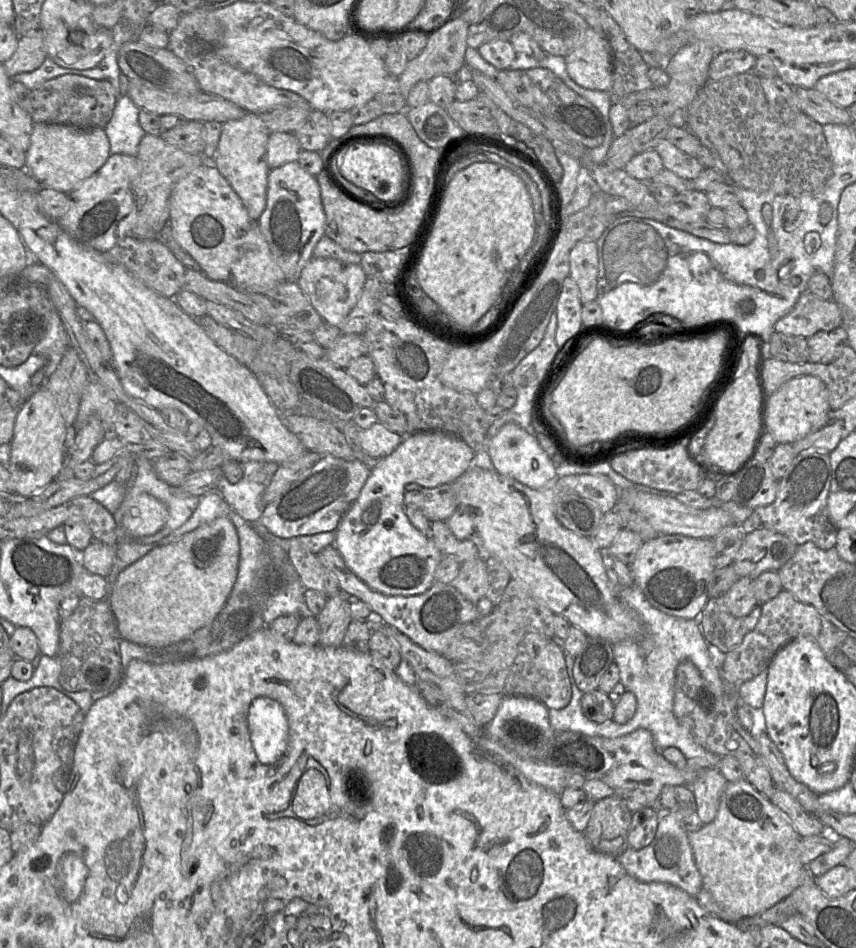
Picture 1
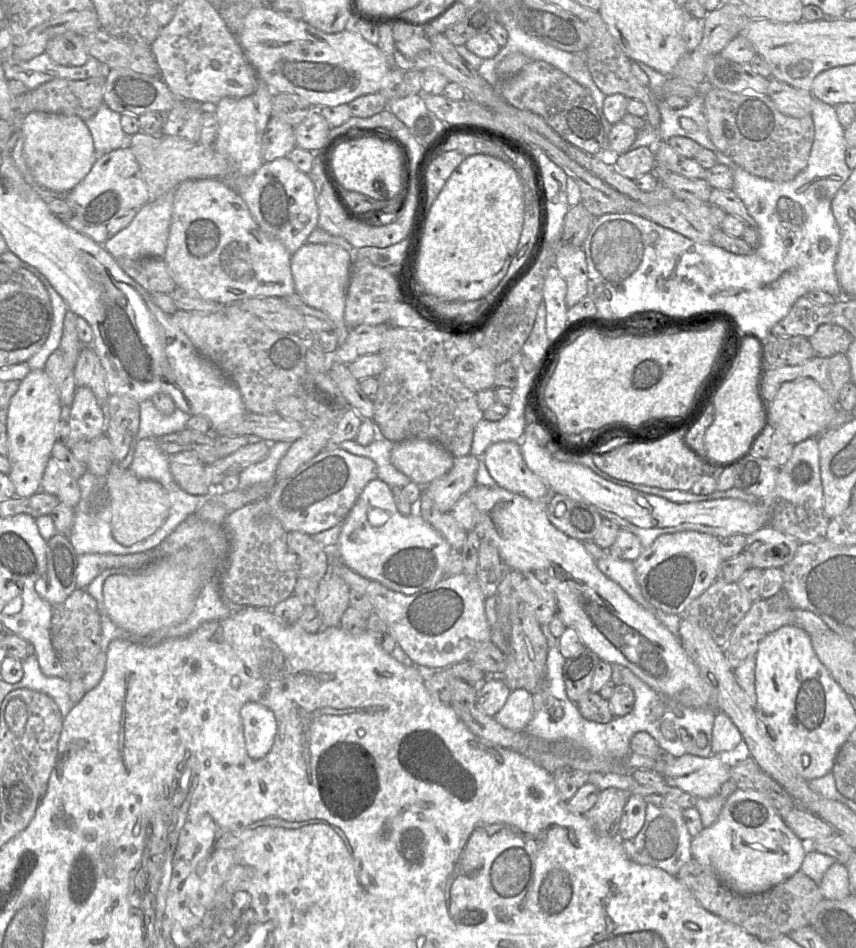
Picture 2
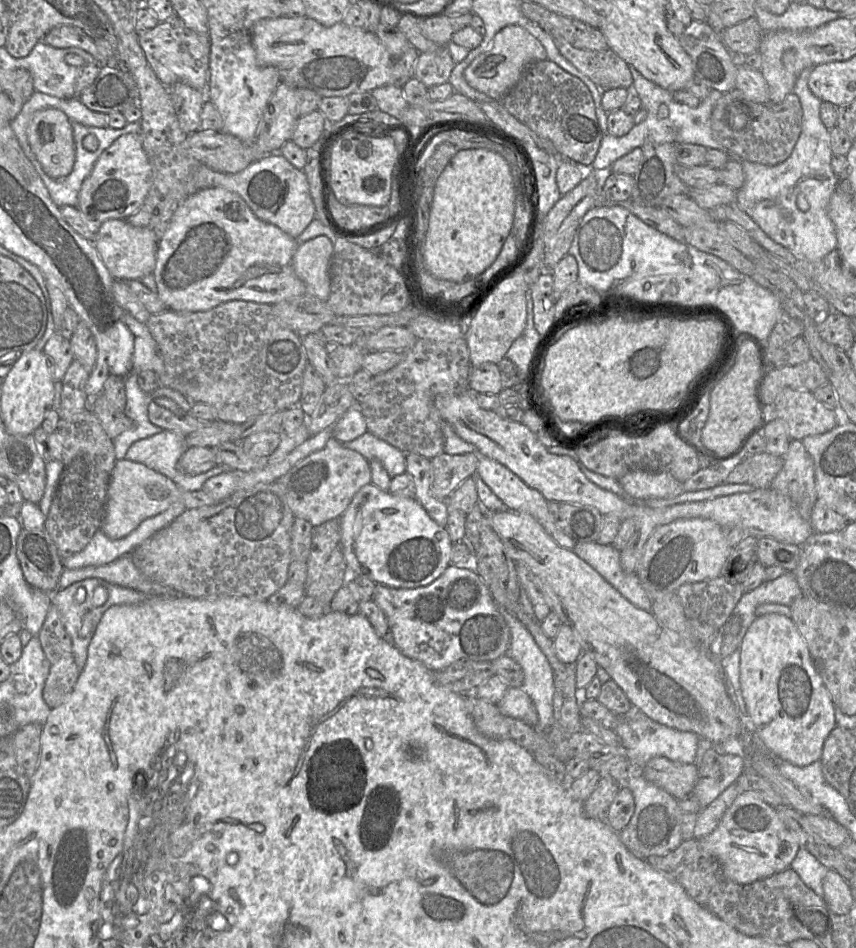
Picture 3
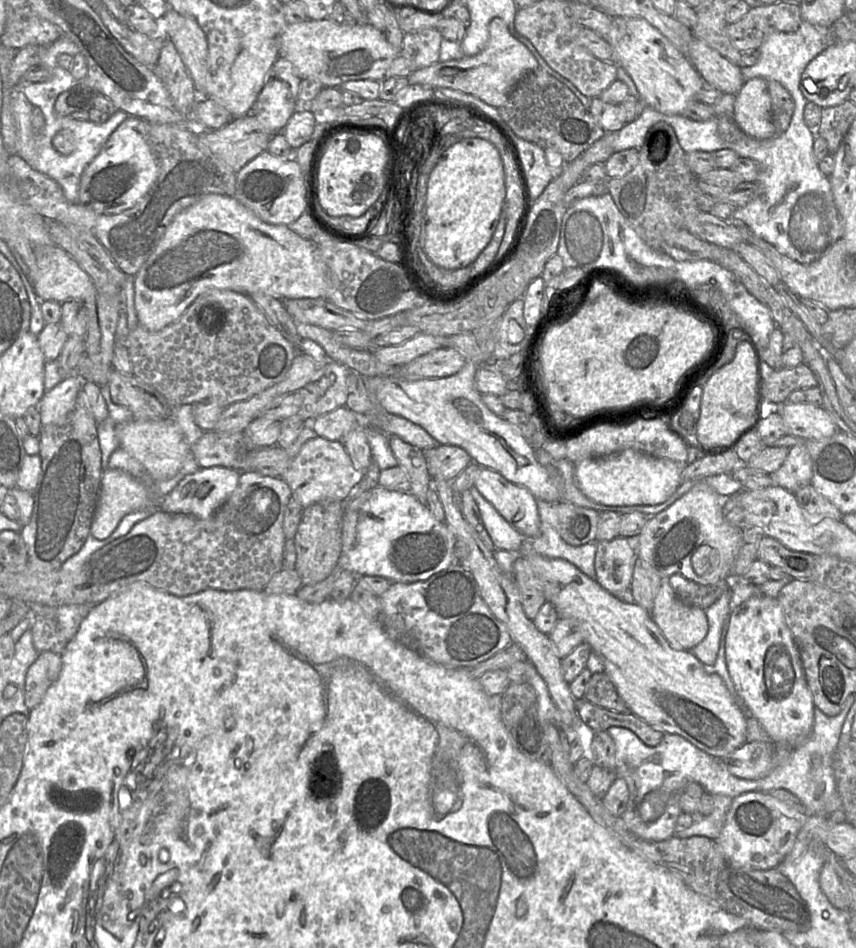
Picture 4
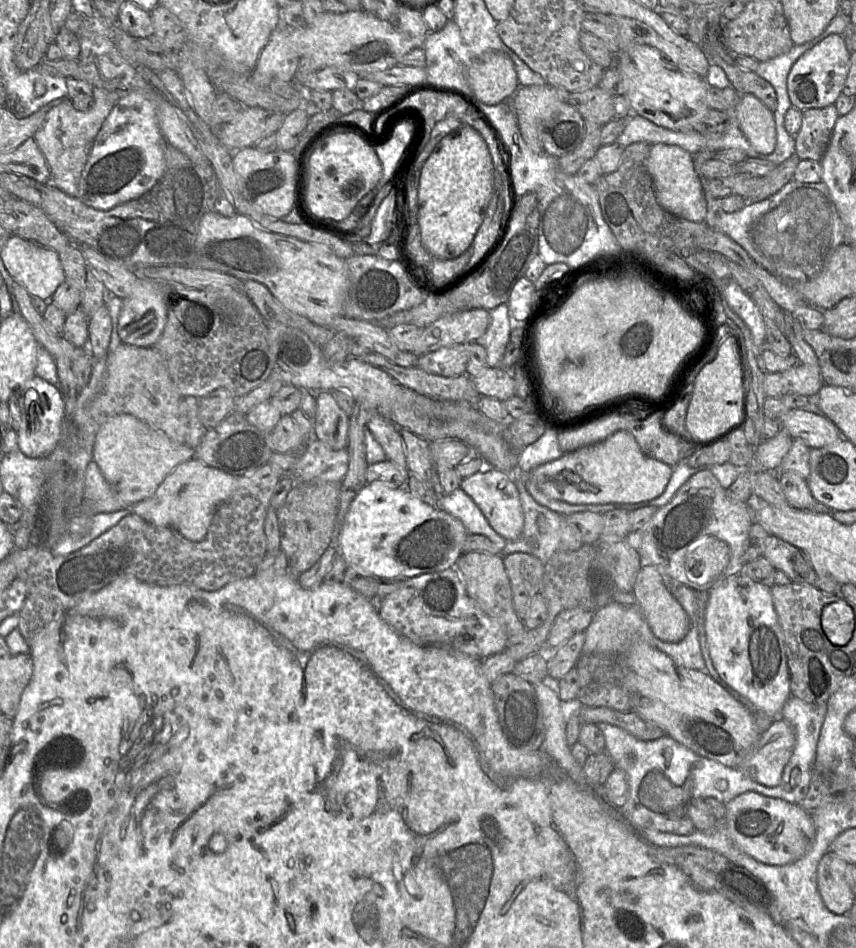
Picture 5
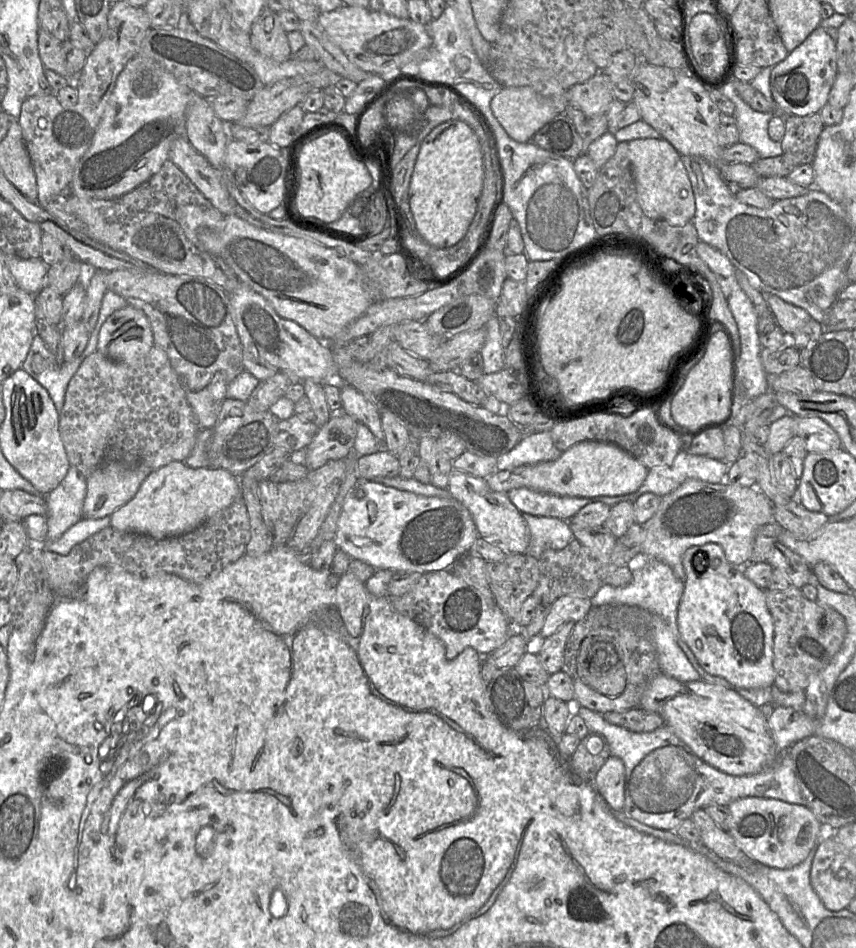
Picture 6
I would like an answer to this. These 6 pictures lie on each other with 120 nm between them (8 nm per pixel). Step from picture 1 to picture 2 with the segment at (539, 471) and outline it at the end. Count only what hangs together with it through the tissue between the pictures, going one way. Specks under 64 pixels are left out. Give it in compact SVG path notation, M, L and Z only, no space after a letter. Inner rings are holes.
M518 442L492 444L482 459L497 486L528 500L547 500L550 497L546 482L527 467Z

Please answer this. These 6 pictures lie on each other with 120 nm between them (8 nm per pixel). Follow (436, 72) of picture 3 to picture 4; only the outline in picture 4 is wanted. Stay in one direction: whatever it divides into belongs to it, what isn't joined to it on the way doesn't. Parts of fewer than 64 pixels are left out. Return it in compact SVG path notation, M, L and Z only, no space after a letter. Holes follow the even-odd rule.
M423 29L405 33L401 53L421 69L439 62L440 44L443 37L436 29Z

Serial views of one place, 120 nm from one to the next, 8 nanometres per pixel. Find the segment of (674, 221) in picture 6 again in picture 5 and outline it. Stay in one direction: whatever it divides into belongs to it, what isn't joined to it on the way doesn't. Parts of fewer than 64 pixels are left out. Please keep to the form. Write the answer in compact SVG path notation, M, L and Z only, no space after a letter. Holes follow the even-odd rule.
M652 144L647 159L647 169L652 177L656 200L663 209L691 222L704 222L707 202L701 178L695 170L690 153L676 145Z

